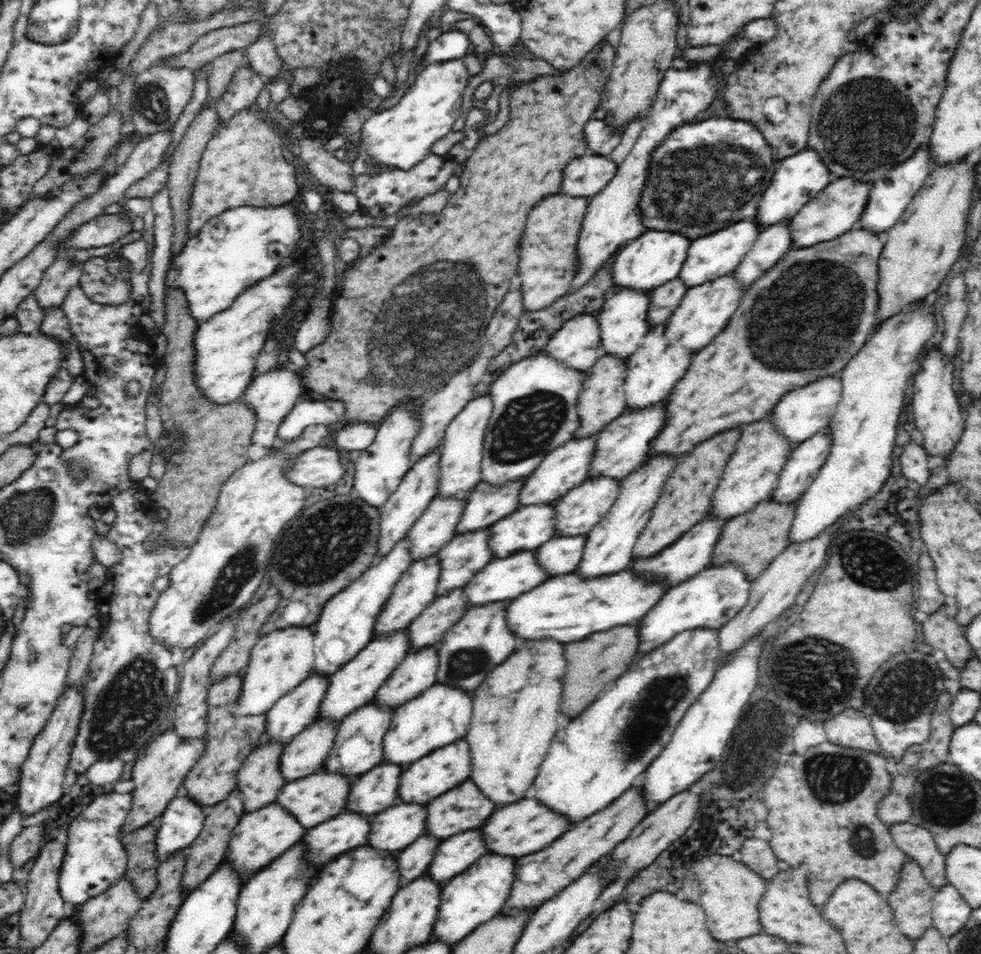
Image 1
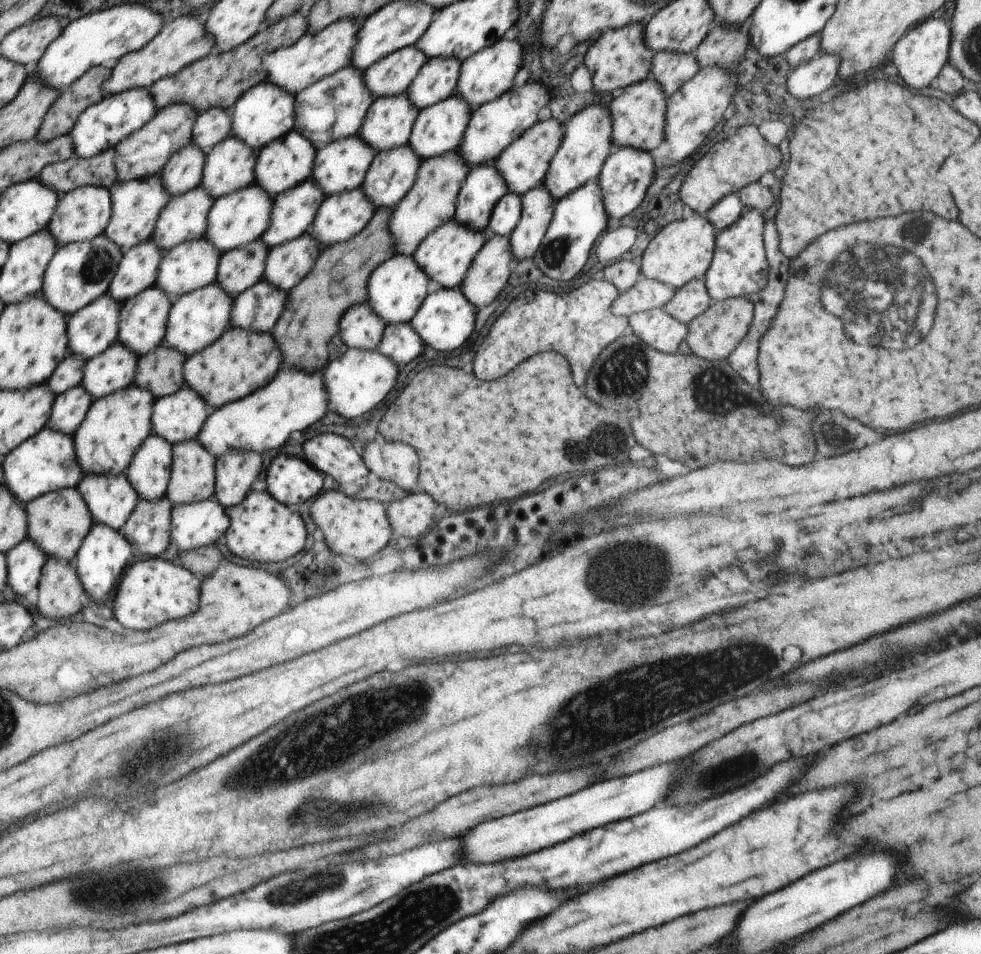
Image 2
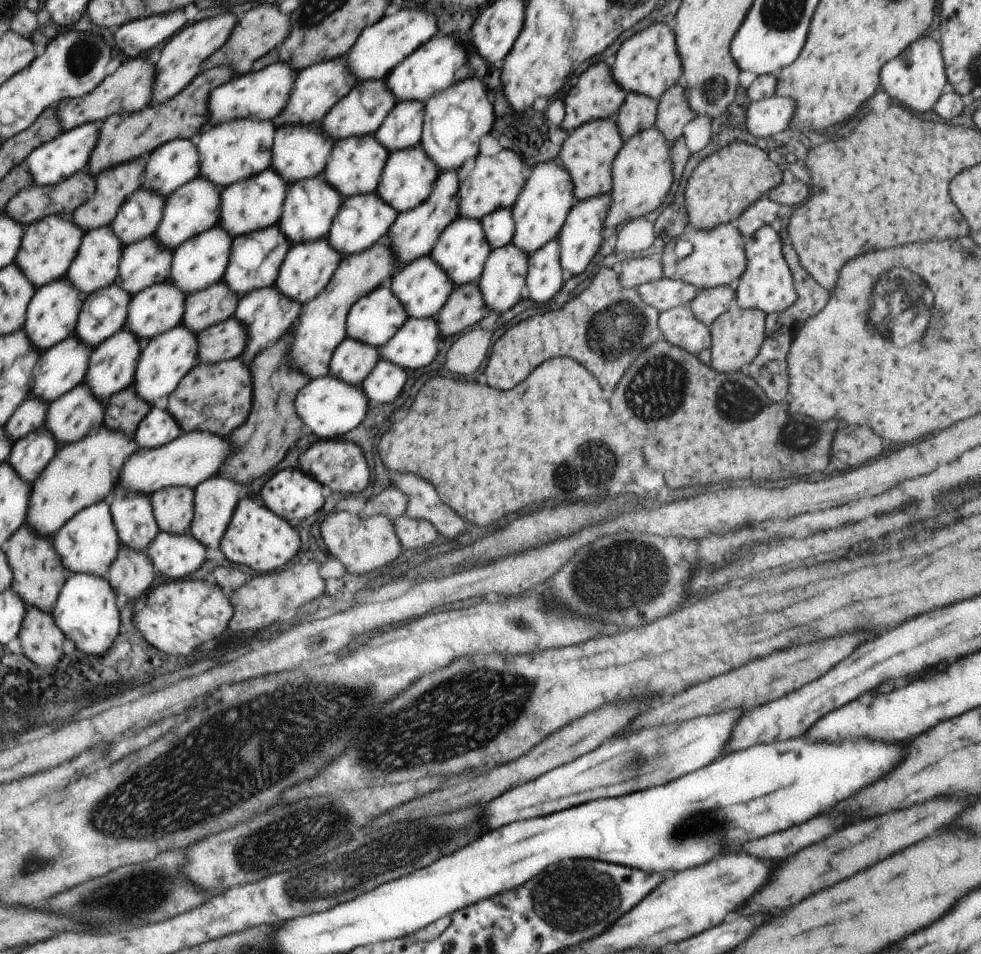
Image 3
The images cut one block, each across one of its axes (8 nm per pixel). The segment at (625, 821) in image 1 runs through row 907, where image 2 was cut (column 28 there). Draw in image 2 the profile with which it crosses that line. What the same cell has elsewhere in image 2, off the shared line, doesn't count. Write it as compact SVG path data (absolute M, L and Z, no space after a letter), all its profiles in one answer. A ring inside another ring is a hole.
M78 488L48 492L47 495L32 500L26 506L26 512L29 528L27 539L34 541L49 558L58 561L74 562L83 541L94 526L91 512Z

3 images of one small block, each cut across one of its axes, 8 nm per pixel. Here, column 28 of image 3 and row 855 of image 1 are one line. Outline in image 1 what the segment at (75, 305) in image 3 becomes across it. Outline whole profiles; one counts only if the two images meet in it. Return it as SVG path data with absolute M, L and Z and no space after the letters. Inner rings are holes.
M345 811L307 829L305 834L310 861L321 871L332 858L367 844L371 834L370 816Z

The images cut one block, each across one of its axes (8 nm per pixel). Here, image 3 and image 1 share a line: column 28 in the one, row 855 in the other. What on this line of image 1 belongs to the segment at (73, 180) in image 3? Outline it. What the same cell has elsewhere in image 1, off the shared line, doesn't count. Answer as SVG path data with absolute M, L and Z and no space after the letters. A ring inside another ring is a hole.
M237 788L222 800L222 802L206 808L203 829L188 848L182 880L183 890L187 892L194 890L195 887L200 886L212 874L212 870L216 870L216 867L220 866L220 862L222 862L222 858L224 858L224 854L227 852L231 834L244 814L241 792Z

